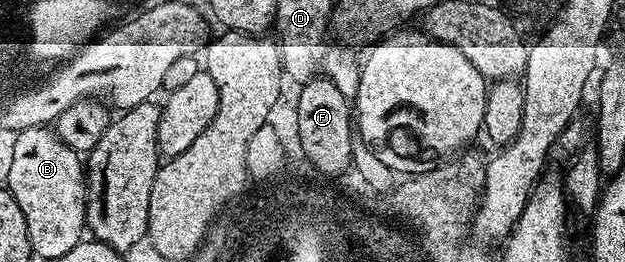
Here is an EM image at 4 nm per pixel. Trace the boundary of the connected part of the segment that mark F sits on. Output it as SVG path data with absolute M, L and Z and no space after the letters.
M310 78L300 87L299 92L299 140L302 141L307 160L321 176L340 176L354 161L355 122L351 117L351 102L348 97L345 99L344 92L337 86L340 85L331 78Z

